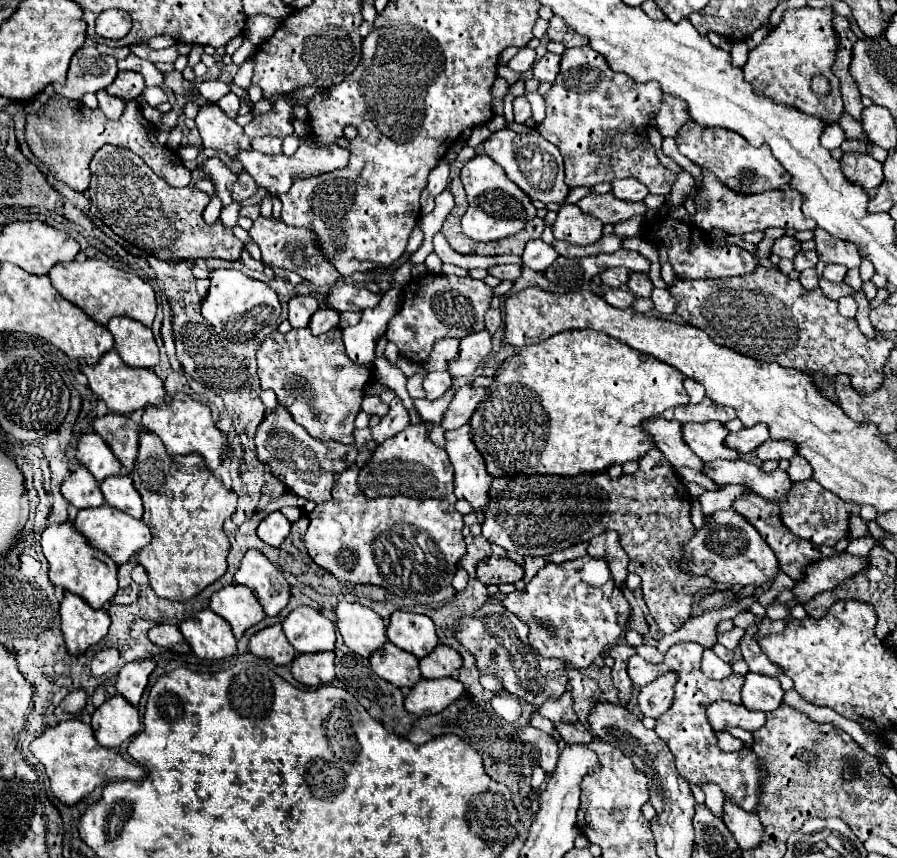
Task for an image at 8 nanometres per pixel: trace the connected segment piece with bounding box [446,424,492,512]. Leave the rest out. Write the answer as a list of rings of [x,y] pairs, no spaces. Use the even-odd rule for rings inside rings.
[[[470,424],[446,432],[446,452],[456,470],[456,490],[458,498],[470,502],[476,512],[484,512],[488,506],[488,490],[492,476],[486,472],[484,460],[472,442]]]

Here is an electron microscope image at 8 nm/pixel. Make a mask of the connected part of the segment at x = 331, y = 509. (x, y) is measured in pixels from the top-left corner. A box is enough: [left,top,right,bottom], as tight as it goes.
[304,468,466,608]

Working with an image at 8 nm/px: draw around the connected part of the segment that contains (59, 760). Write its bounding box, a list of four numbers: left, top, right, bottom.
[30,718,144,806]

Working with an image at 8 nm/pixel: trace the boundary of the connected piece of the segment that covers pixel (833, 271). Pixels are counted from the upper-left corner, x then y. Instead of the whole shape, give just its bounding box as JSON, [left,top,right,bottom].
[822,264,846,282]

